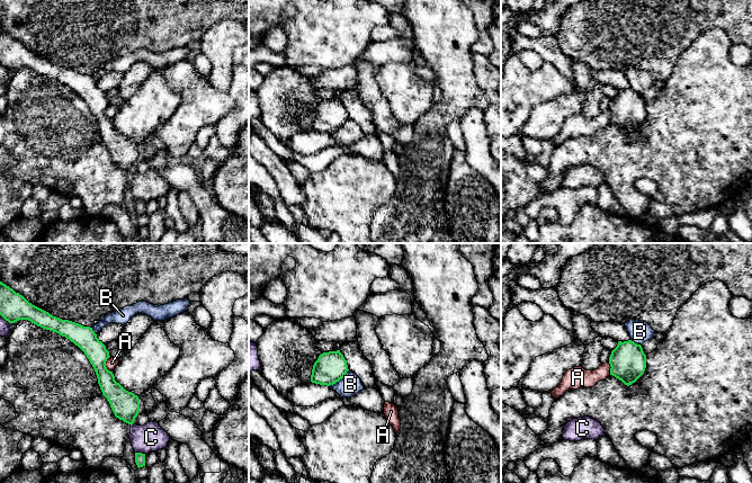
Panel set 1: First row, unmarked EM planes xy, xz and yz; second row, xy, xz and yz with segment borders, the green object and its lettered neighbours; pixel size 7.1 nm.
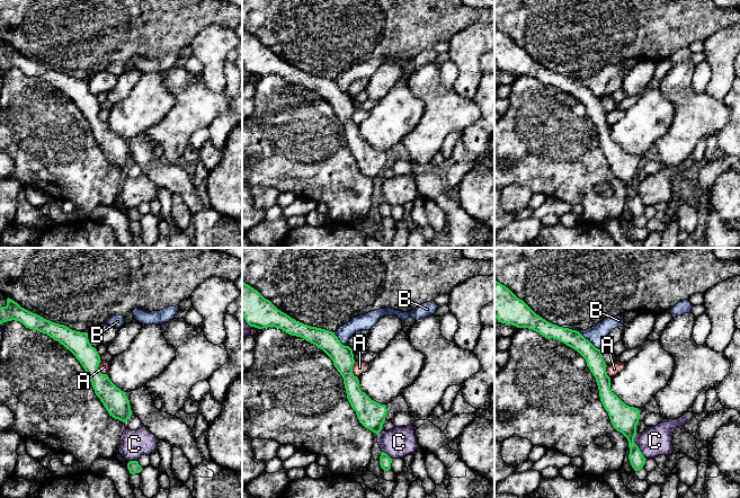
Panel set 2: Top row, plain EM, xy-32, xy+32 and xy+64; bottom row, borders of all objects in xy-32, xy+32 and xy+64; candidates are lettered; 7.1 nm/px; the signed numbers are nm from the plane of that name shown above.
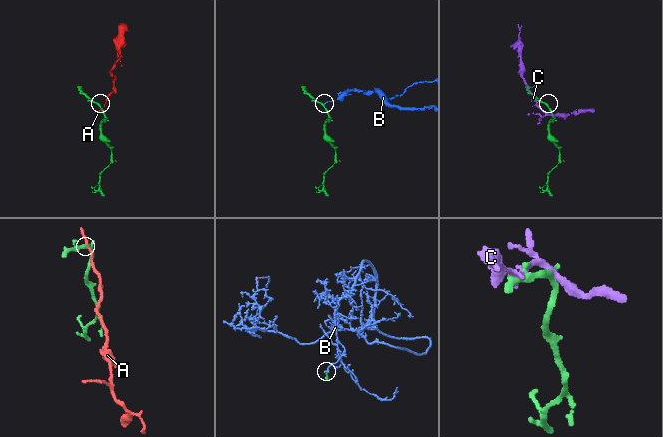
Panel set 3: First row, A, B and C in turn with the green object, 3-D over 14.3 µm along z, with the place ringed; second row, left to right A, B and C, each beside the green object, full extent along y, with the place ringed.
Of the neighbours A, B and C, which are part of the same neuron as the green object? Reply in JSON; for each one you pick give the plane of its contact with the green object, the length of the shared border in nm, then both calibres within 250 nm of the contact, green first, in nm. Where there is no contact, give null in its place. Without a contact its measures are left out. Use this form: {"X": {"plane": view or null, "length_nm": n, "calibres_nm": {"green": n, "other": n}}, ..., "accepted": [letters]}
{"accepted": []}

